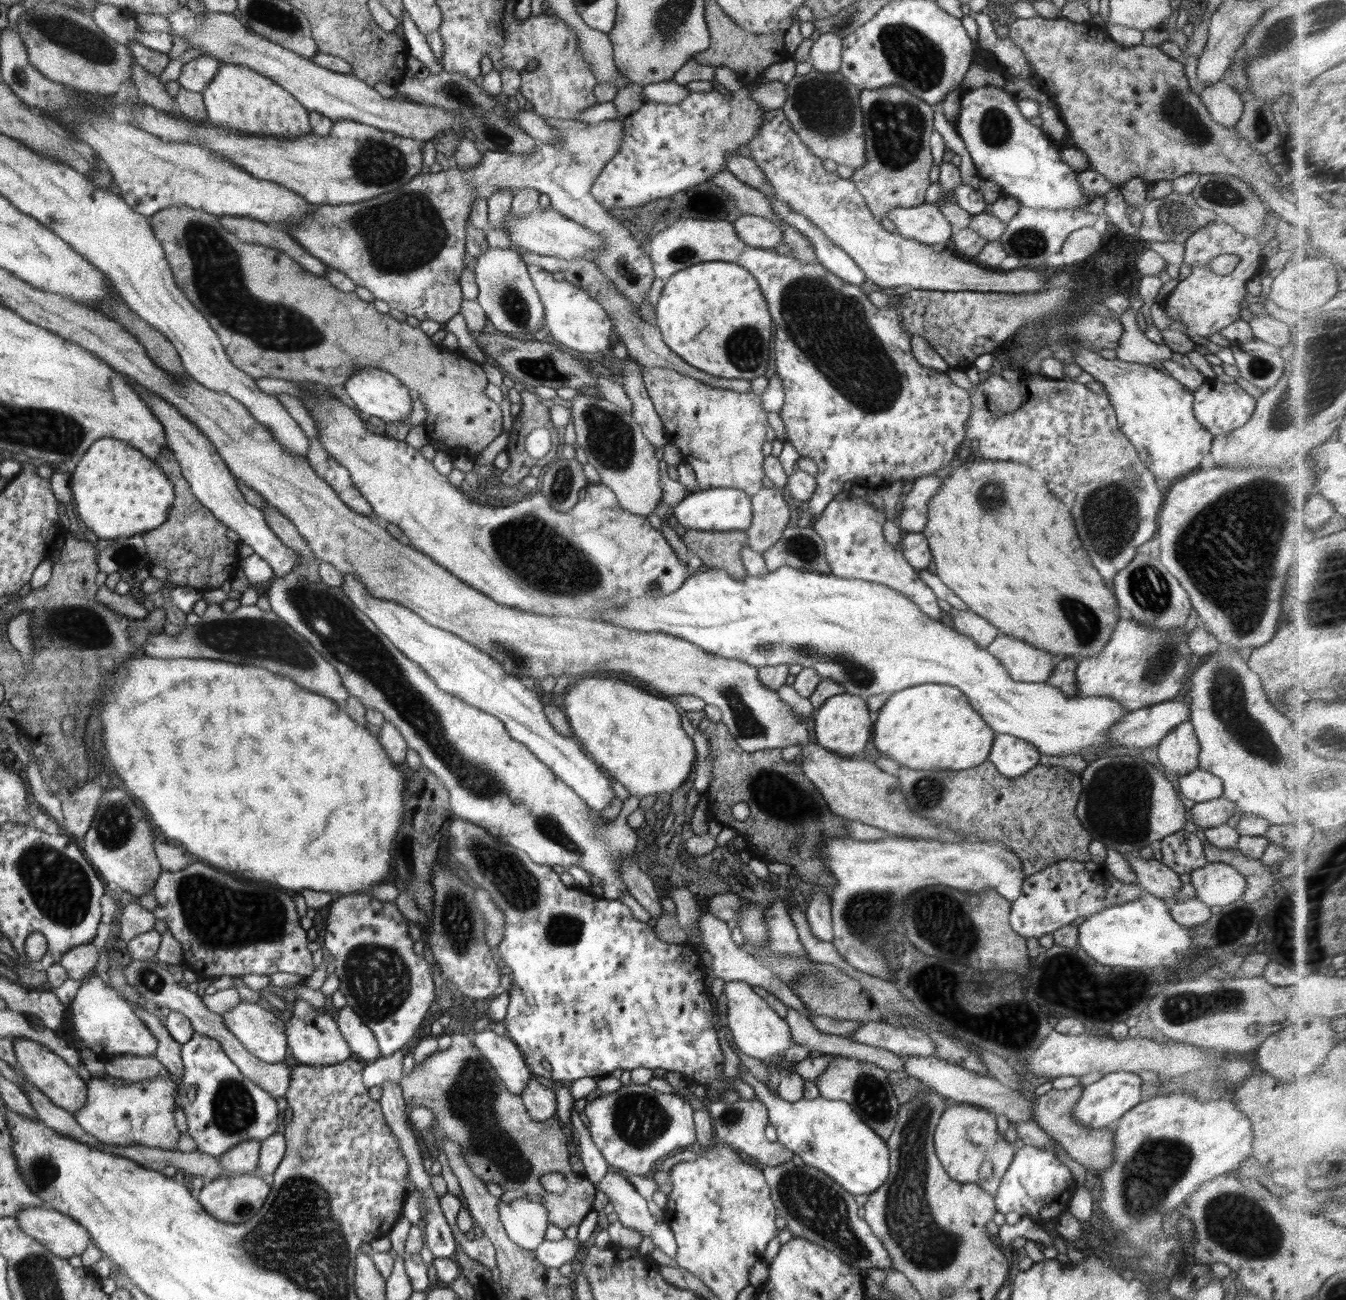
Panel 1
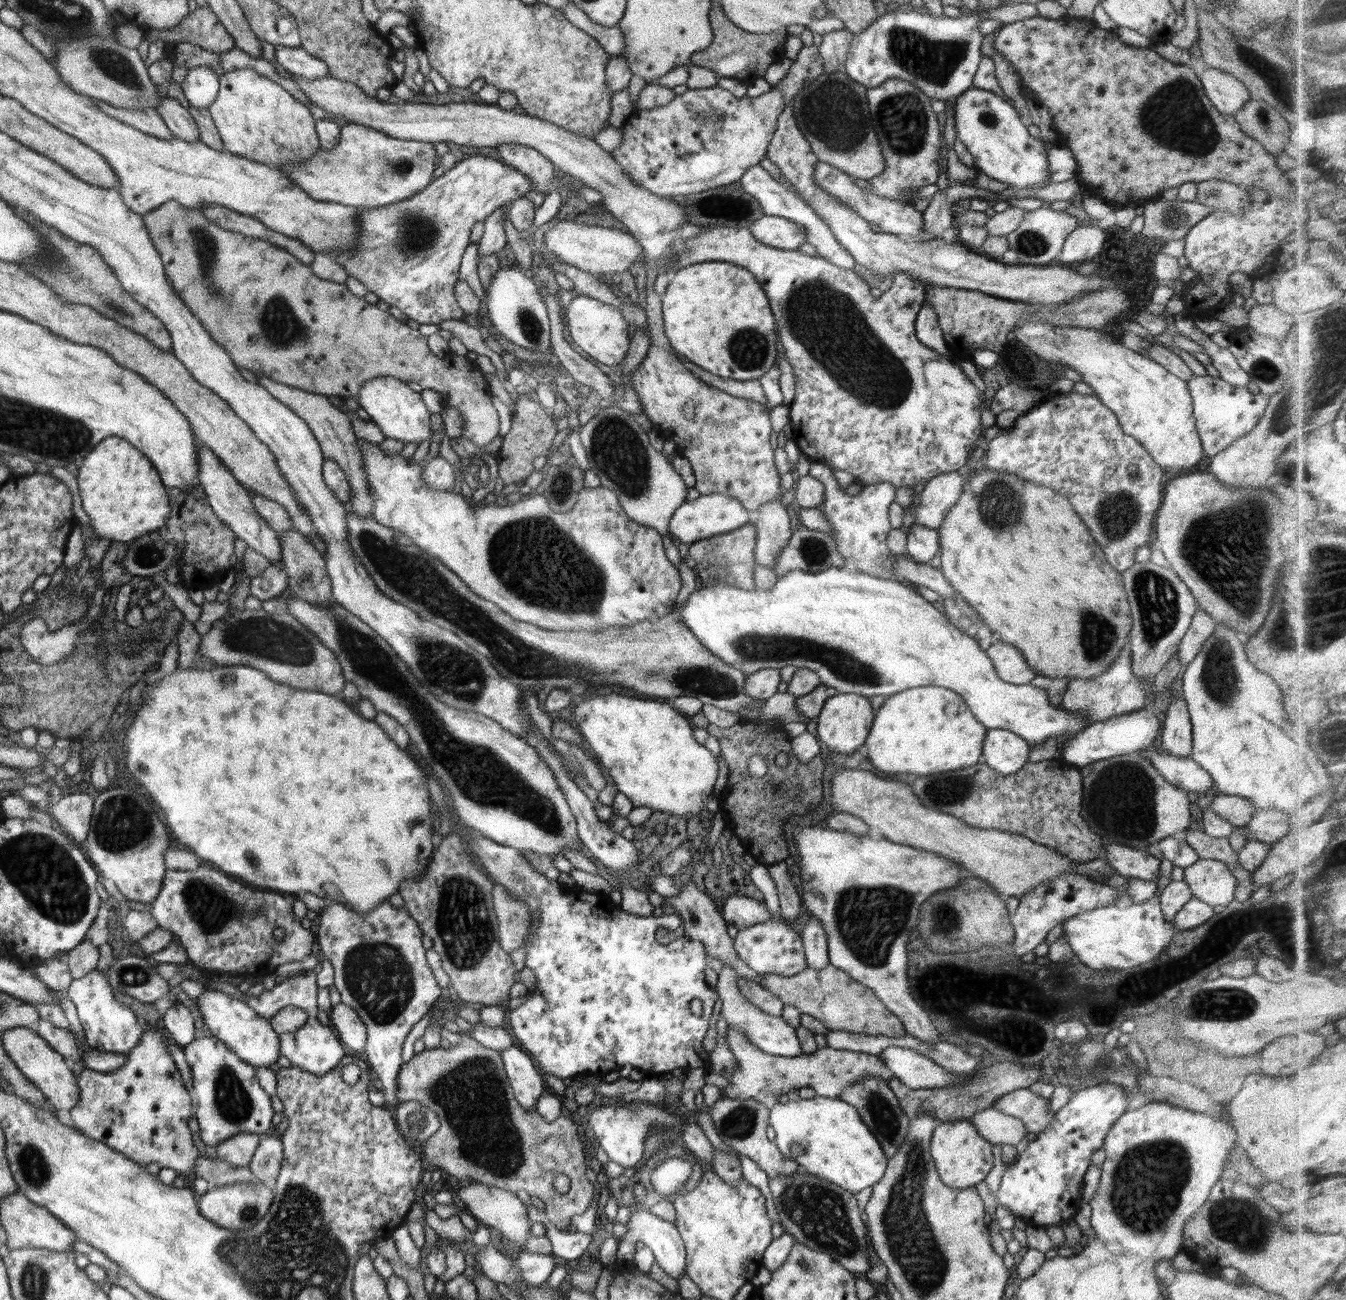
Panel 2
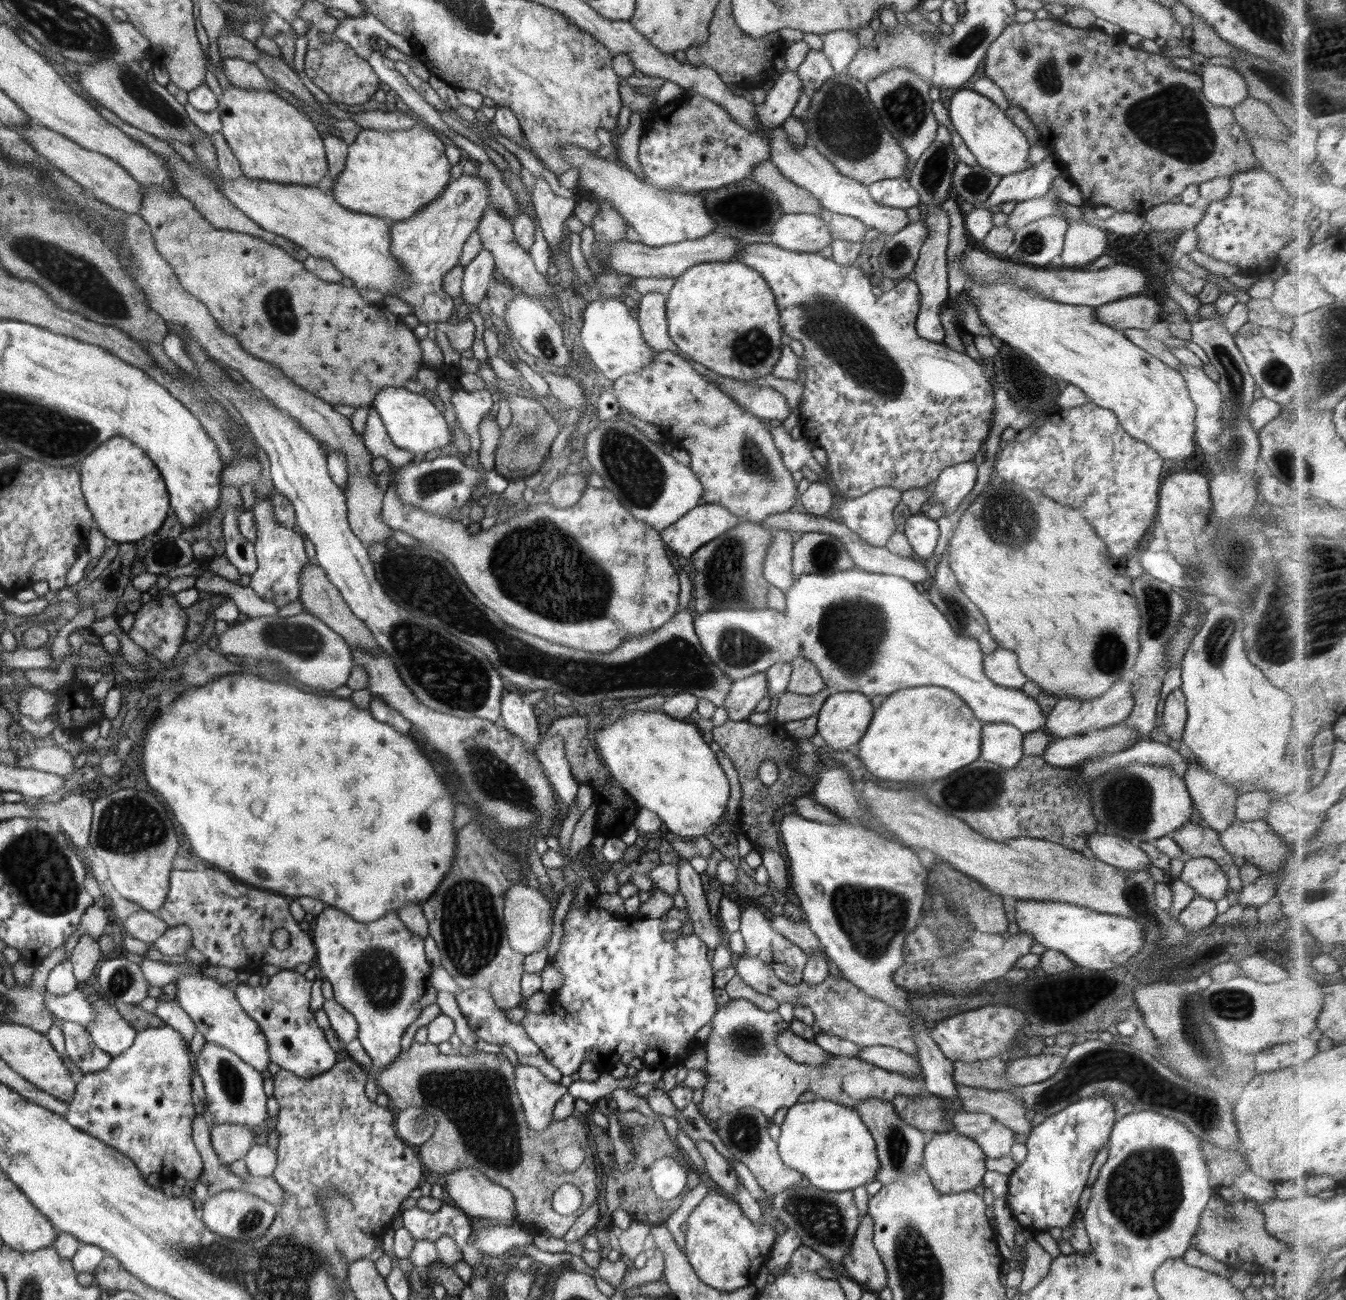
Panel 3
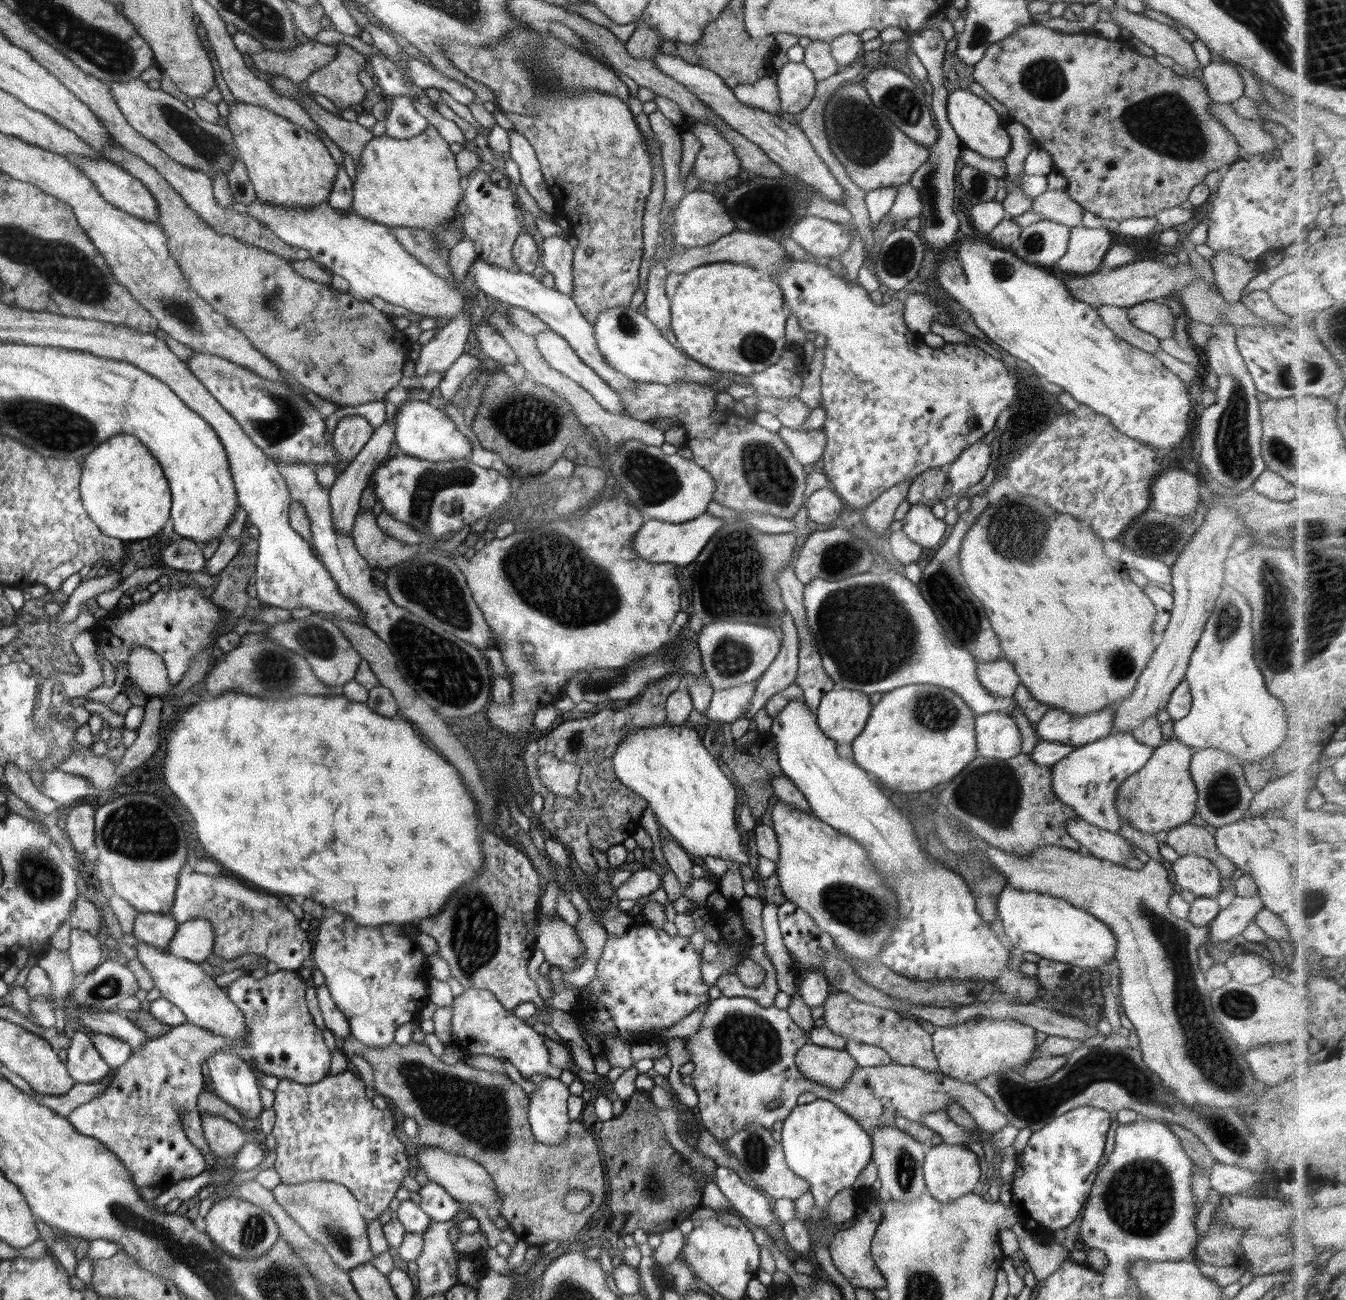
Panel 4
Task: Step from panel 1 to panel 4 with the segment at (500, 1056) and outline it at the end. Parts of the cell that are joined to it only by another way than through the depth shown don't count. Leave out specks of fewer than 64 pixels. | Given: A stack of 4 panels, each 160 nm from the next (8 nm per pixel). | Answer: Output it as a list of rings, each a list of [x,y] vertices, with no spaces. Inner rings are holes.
[[[546,1077],[538,1089],[528,1096],[528,1118],[532,1134],[538,1142],[553,1146],[564,1142],[571,1118],[568,1116],[568,1085],[560,1079]]]

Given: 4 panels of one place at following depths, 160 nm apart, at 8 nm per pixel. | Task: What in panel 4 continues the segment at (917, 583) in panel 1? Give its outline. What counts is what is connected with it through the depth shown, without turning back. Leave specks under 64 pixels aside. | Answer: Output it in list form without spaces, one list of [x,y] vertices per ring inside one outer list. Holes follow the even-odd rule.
[[[910,481],[899,482],[887,488],[876,500],[872,501],[872,504],[861,511],[874,535],[879,536],[888,530],[888,526],[894,520],[896,508],[907,498],[910,483]]]

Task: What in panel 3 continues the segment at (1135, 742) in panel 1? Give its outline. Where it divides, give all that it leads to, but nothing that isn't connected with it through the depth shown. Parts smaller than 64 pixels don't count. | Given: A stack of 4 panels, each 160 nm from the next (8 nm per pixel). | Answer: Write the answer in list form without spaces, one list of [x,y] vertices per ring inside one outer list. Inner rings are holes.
[[[1122,722],[1090,734],[1053,739],[1041,757],[1052,766],[1074,767],[1088,759],[1124,750],[1140,740],[1144,740],[1141,734]]]

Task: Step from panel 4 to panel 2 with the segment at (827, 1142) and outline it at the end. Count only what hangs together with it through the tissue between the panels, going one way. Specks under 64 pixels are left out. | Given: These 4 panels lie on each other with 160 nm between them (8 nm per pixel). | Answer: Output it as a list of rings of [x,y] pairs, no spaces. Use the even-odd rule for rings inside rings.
[[[816,1095],[811,1099],[799,1096],[787,1103],[775,1104],[769,1114],[769,1126],[775,1131],[779,1151],[818,1178],[823,1178],[851,1193],[874,1186],[885,1173],[888,1158],[858,1111],[840,1099]]]

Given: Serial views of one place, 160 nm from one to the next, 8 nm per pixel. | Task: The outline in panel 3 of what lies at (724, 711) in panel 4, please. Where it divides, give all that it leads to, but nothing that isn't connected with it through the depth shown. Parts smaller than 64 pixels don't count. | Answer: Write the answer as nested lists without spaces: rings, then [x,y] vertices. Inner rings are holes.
[[[765,673],[734,681],[723,702],[728,718],[735,721],[748,719],[768,691]]]

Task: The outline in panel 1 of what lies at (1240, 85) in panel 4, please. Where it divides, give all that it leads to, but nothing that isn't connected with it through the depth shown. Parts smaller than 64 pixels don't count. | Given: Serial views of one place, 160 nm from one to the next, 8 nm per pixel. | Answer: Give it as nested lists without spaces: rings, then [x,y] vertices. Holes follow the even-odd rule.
[[[1224,81],[1204,85],[1196,90],[1196,96],[1202,100],[1212,118],[1222,126],[1234,127],[1243,113],[1243,101],[1234,89]]]

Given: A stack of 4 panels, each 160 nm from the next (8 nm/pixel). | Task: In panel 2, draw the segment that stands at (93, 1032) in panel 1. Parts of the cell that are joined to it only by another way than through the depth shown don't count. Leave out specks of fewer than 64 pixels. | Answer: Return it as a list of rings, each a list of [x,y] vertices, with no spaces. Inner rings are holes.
[[[96,969],[91,970],[86,976],[73,979],[70,991],[85,1038],[92,1048],[127,1053],[136,1046],[144,1030],[139,1025],[135,1012],[115,999],[107,977],[100,975]]]

